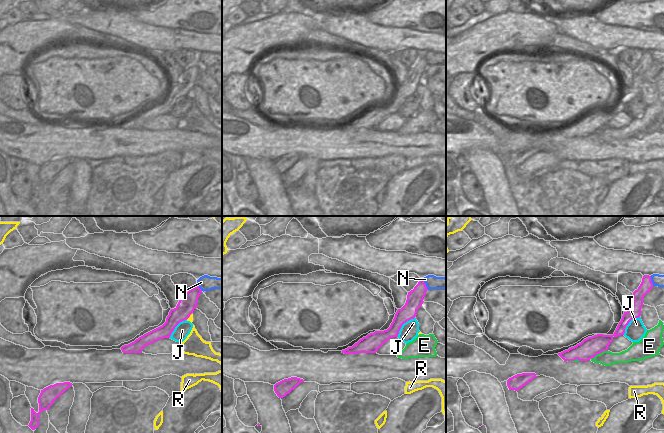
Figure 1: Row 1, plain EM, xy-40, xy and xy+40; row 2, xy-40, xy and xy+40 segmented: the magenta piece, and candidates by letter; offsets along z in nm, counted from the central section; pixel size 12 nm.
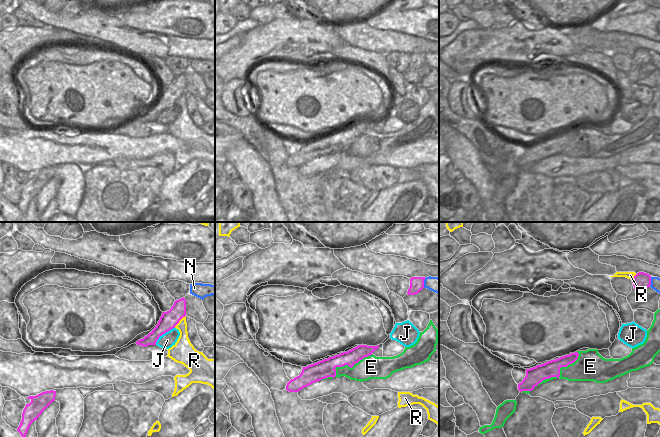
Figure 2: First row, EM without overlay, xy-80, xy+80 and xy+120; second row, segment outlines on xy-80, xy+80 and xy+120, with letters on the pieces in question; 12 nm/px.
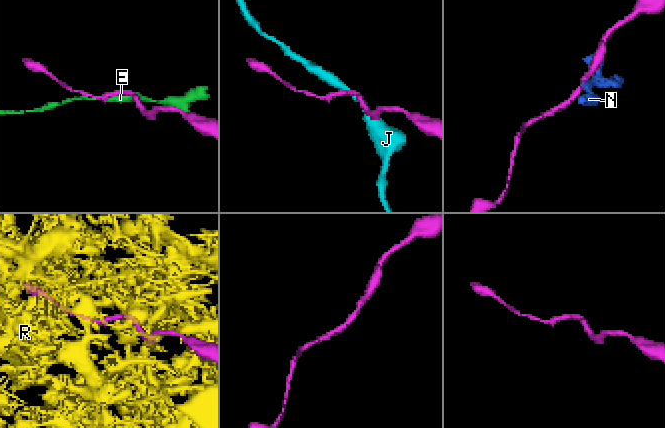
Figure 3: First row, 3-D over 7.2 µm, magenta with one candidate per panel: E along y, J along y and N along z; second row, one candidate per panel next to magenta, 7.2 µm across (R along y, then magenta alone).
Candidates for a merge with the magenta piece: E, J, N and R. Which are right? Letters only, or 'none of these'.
none of these

